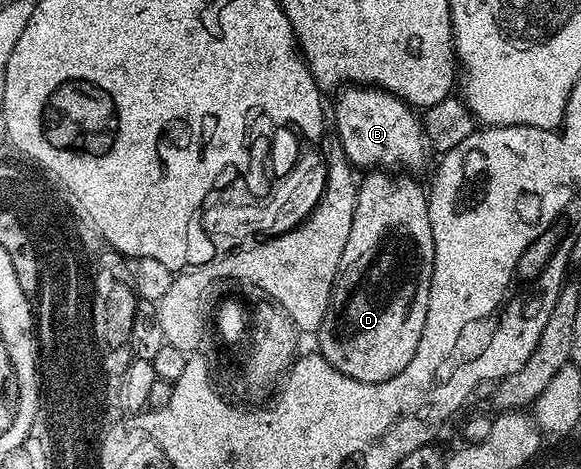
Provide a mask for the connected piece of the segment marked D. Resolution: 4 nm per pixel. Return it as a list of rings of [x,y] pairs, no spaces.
[[[373,169],[369,175],[360,180],[357,189],[357,204],[355,205],[355,221],[351,221],[351,237],[347,237],[347,249],[343,249],[343,257],[339,261],[337,276],[333,282],[333,296],[329,299],[329,308],[323,317],[320,327],[315,332],[315,338],[319,346],[319,354],[339,373],[347,373],[347,377],[355,377],[355,381],[364,383],[382,383],[395,373],[403,373],[407,365],[411,365],[411,357],[415,357],[415,349],[419,349],[419,337],[423,337],[423,325],[427,325],[427,301],[431,289],[431,277],[433,276],[433,262],[435,261],[435,237],[431,229],[431,217],[429,216],[429,201],[424,186],[416,183],[416,178],[396,179],[393,173],[386,173],[381,169]]]

